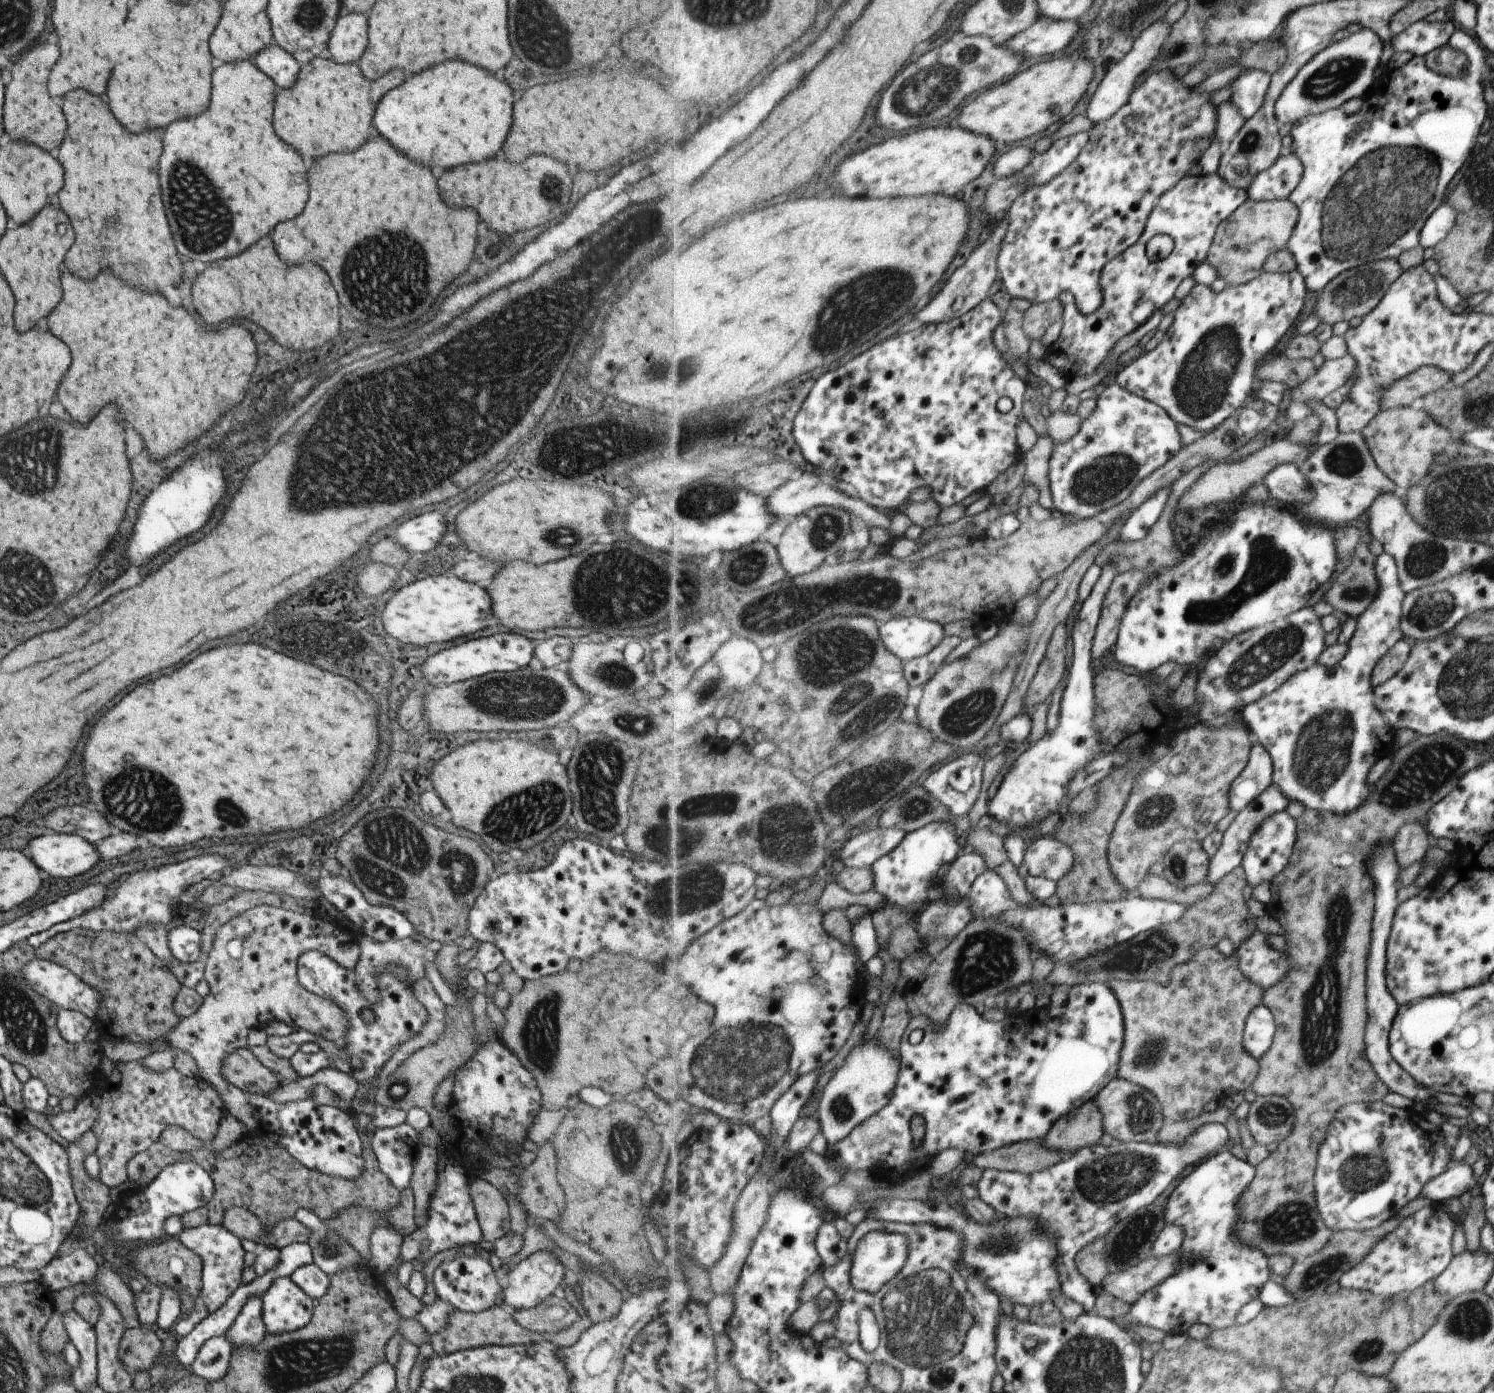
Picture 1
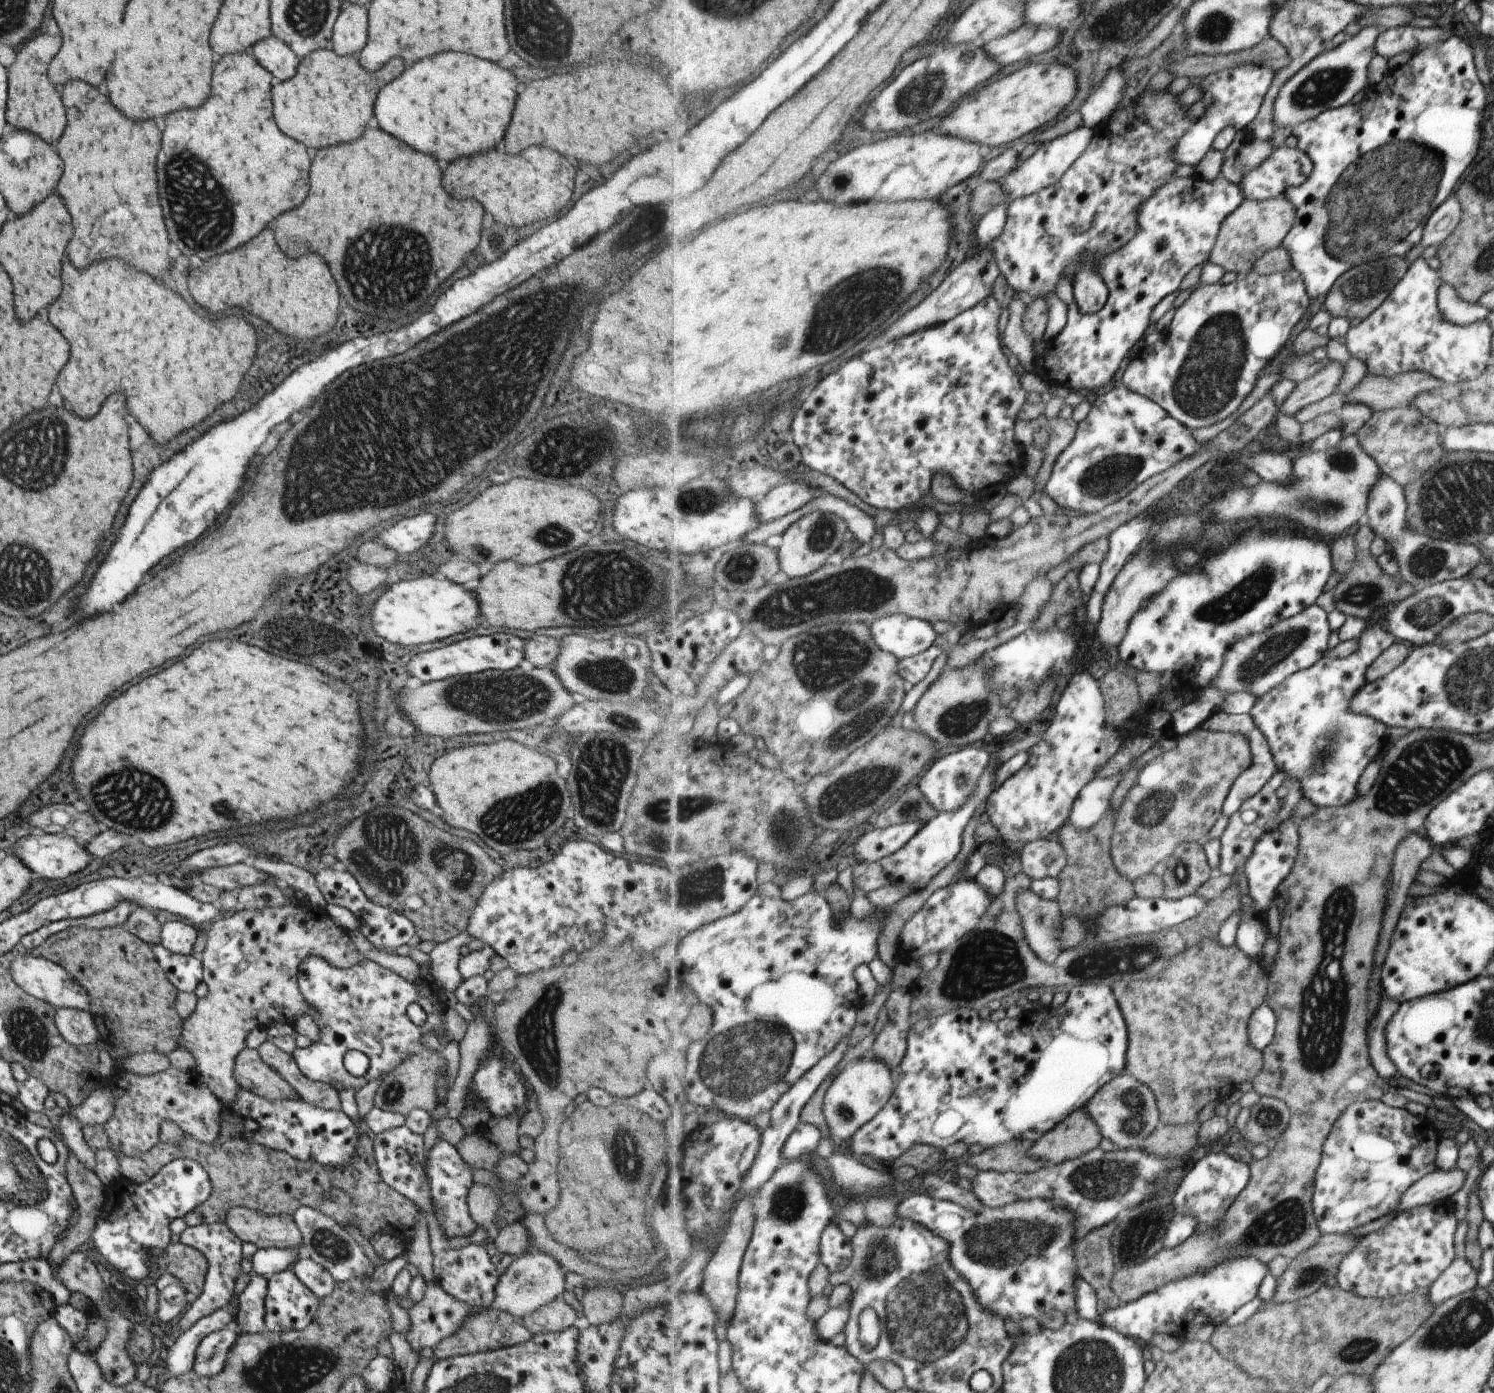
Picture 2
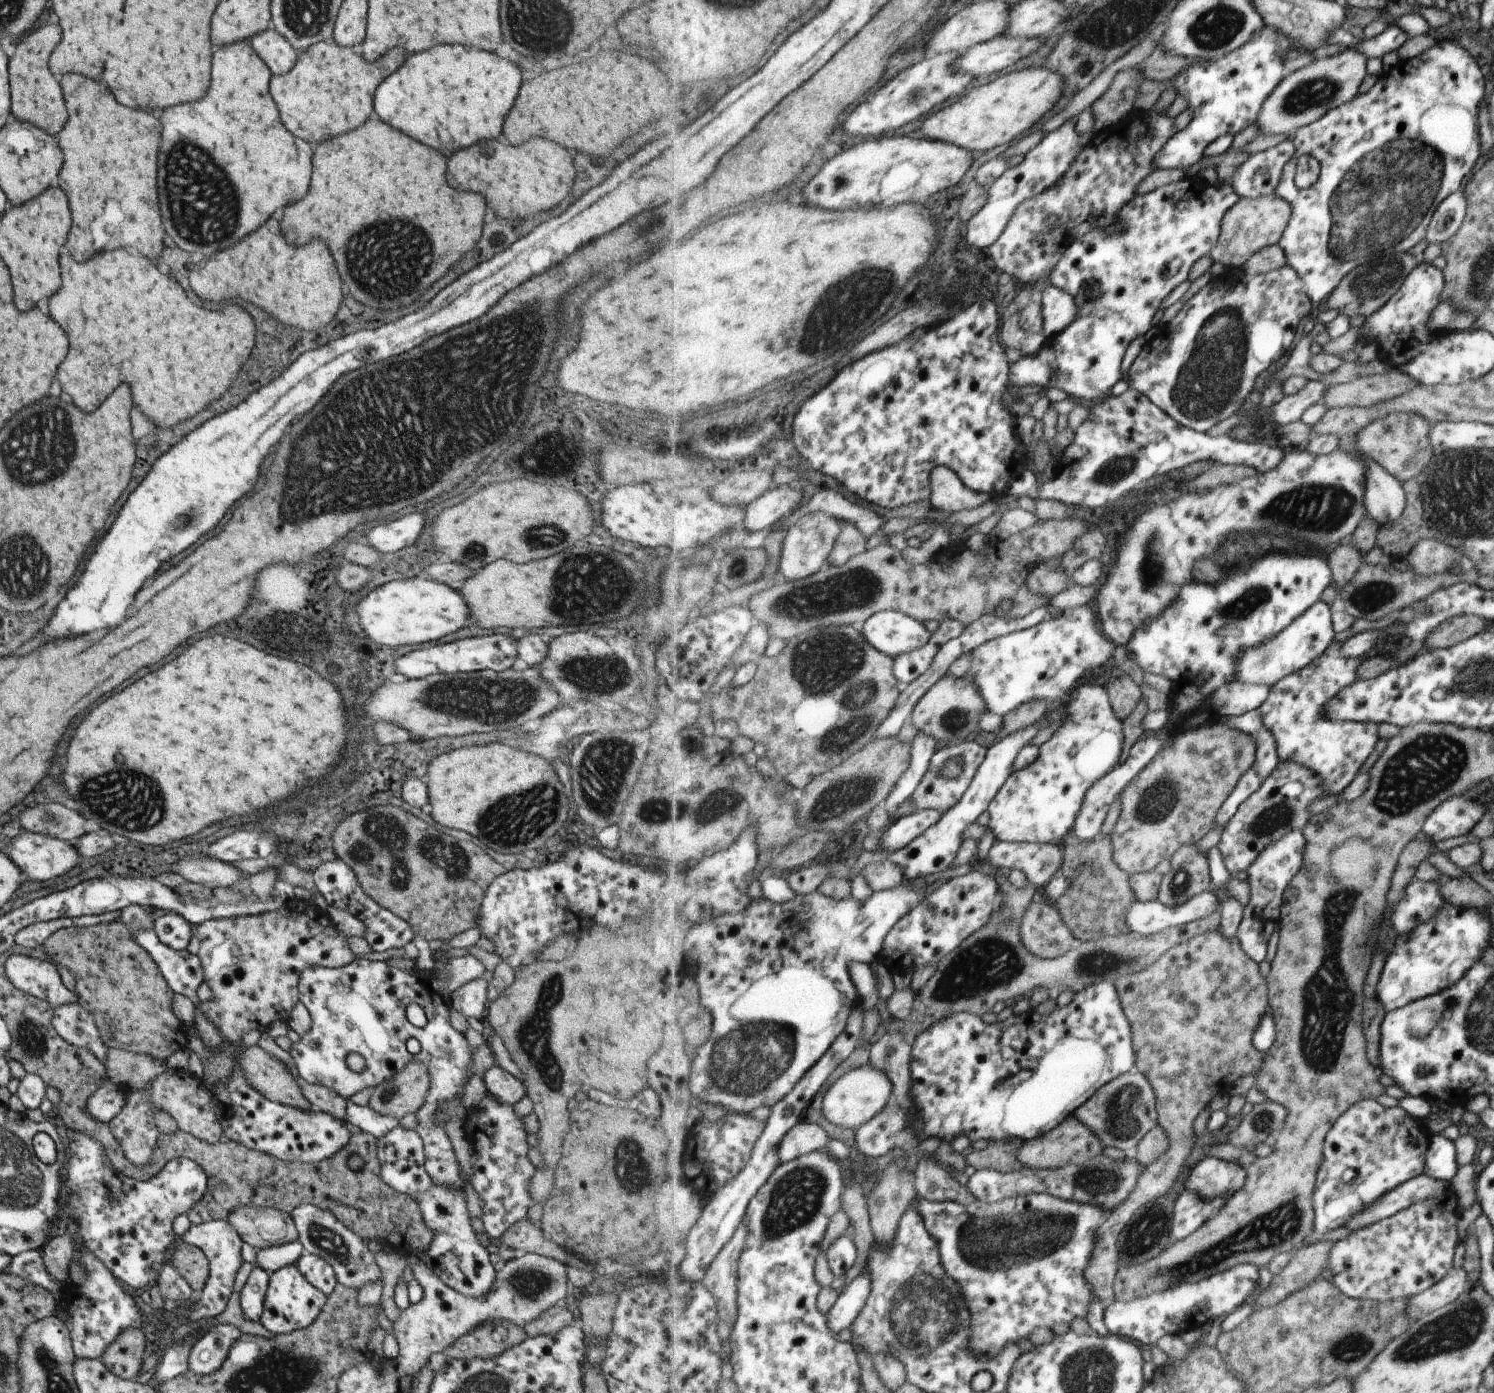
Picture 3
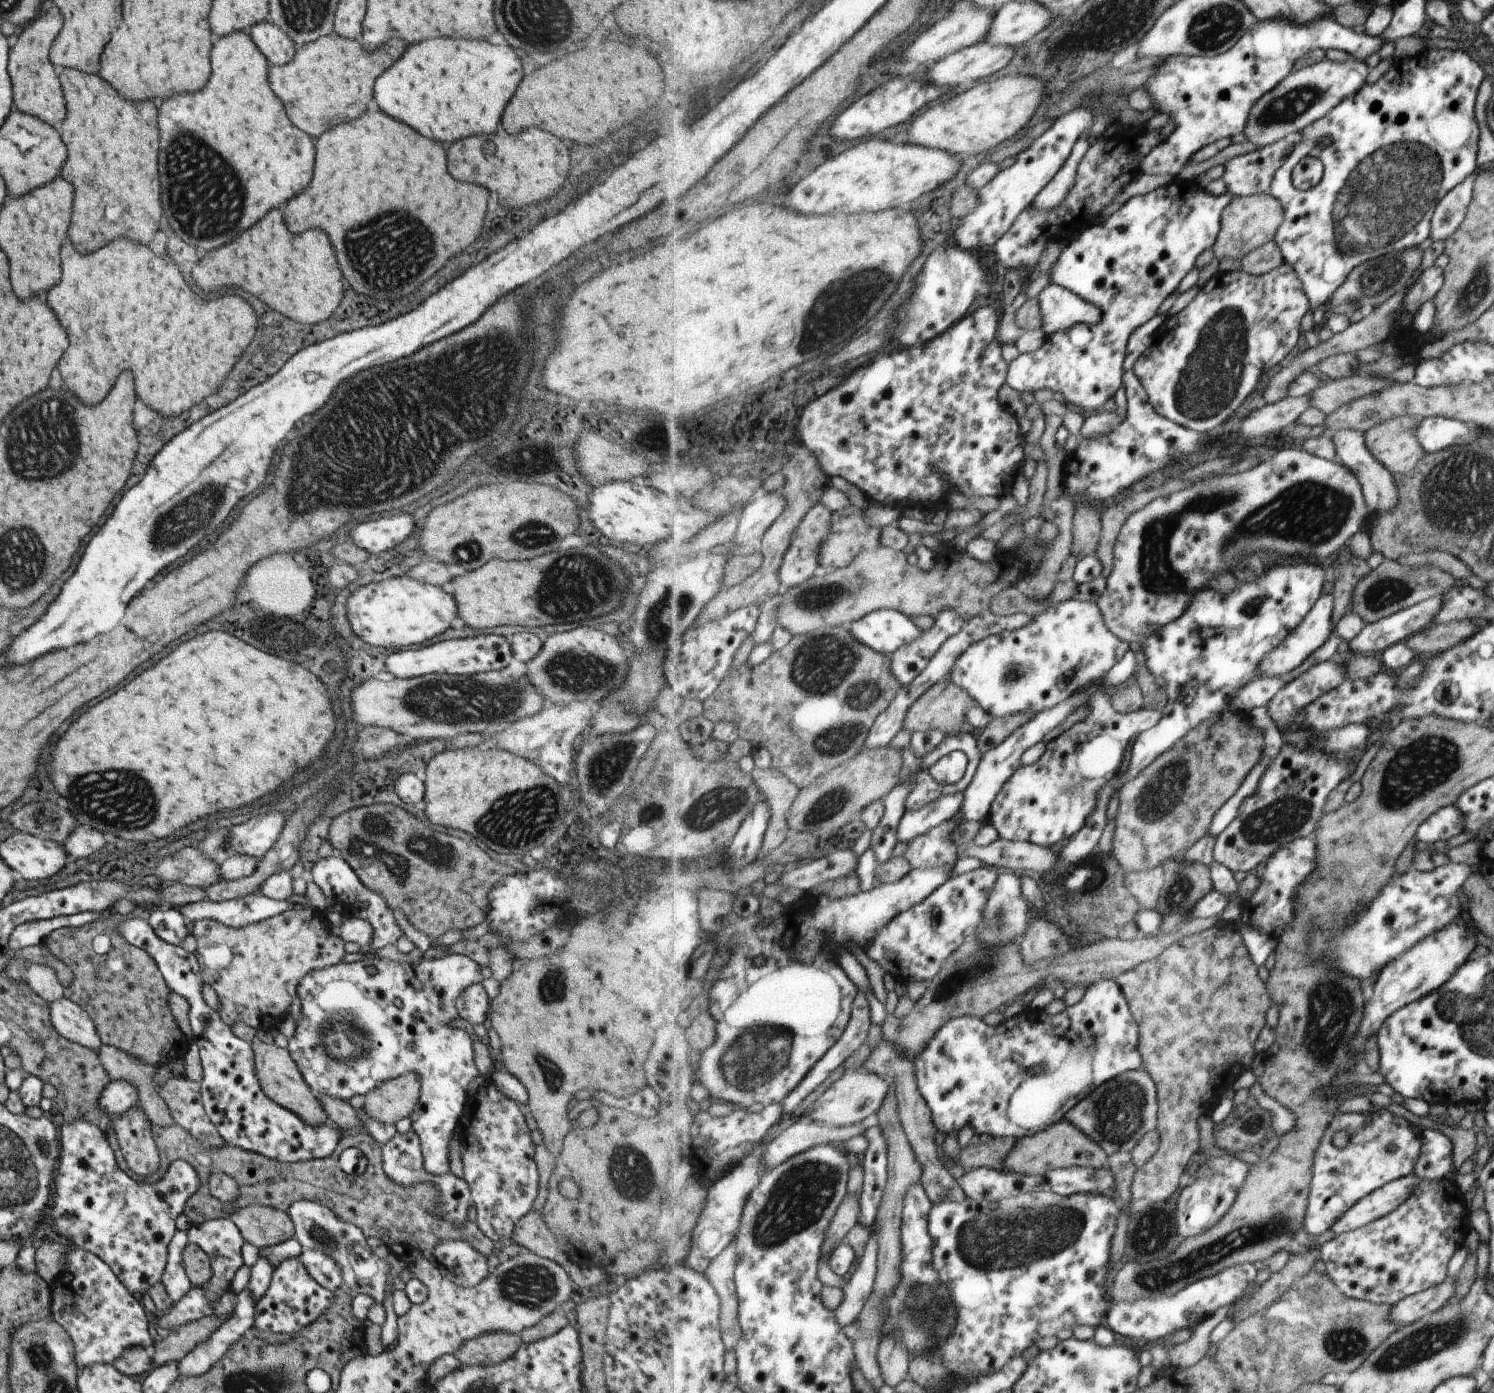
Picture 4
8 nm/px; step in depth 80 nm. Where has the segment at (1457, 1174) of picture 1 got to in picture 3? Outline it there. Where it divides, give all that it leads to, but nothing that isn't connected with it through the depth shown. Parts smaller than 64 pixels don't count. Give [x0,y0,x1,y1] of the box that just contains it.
[1343,1175,1450,1230]

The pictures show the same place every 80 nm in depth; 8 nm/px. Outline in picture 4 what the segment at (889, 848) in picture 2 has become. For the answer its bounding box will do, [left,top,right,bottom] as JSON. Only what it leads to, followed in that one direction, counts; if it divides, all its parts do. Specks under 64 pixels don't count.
[897,792,965,844]

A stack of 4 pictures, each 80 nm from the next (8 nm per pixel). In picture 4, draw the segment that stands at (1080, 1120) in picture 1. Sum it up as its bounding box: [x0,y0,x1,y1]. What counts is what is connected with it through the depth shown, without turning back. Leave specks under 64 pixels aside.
[1005,1120,1109,1176]

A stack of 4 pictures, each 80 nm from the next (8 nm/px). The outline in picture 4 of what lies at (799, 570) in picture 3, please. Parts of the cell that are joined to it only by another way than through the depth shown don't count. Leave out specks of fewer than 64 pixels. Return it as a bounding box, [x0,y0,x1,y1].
[780,504,832,589]

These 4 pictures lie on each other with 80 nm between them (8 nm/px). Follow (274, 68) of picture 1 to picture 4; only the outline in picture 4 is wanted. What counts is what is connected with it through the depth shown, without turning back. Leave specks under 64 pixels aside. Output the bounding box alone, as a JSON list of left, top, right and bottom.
[247,21,296,66]

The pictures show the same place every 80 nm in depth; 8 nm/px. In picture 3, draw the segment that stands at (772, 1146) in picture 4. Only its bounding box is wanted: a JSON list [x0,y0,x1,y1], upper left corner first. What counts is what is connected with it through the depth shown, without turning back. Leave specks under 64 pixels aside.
[778,1120,829,1163]

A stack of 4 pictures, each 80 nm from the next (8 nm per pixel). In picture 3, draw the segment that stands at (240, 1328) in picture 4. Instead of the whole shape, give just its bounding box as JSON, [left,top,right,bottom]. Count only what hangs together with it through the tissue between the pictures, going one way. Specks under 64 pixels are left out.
[187,1323,240,1375]

